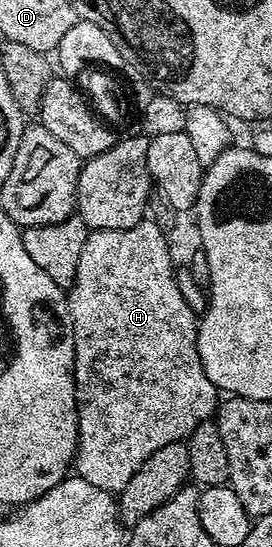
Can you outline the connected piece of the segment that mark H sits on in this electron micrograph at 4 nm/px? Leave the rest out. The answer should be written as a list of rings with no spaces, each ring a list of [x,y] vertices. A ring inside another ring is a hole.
[[[143,221],[131,229],[115,229],[114,231],[90,231],[87,245],[83,245],[83,253],[79,256],[79,269],[75,273],[75,281],[68,288],[69,312],[75,333],[75,397],[77,398],[77,453],[75,456],[75,473],[83,481],[91,481],[91,485],[99,485],[99,489],[110,493],[120,493],[135,477],[139,465],[155,453],[155,449],[163,449],[163,445],[180,443],[188,440],[189,435],[201,423],[206,422],[216,412],[219,392],[214,383],[207,377],[201,364],[197,348],[198,316],[183,301],[183,293],[179,293],[175,262],[169,256],[169,243],[166,232],[159,229],[152,221]]]

